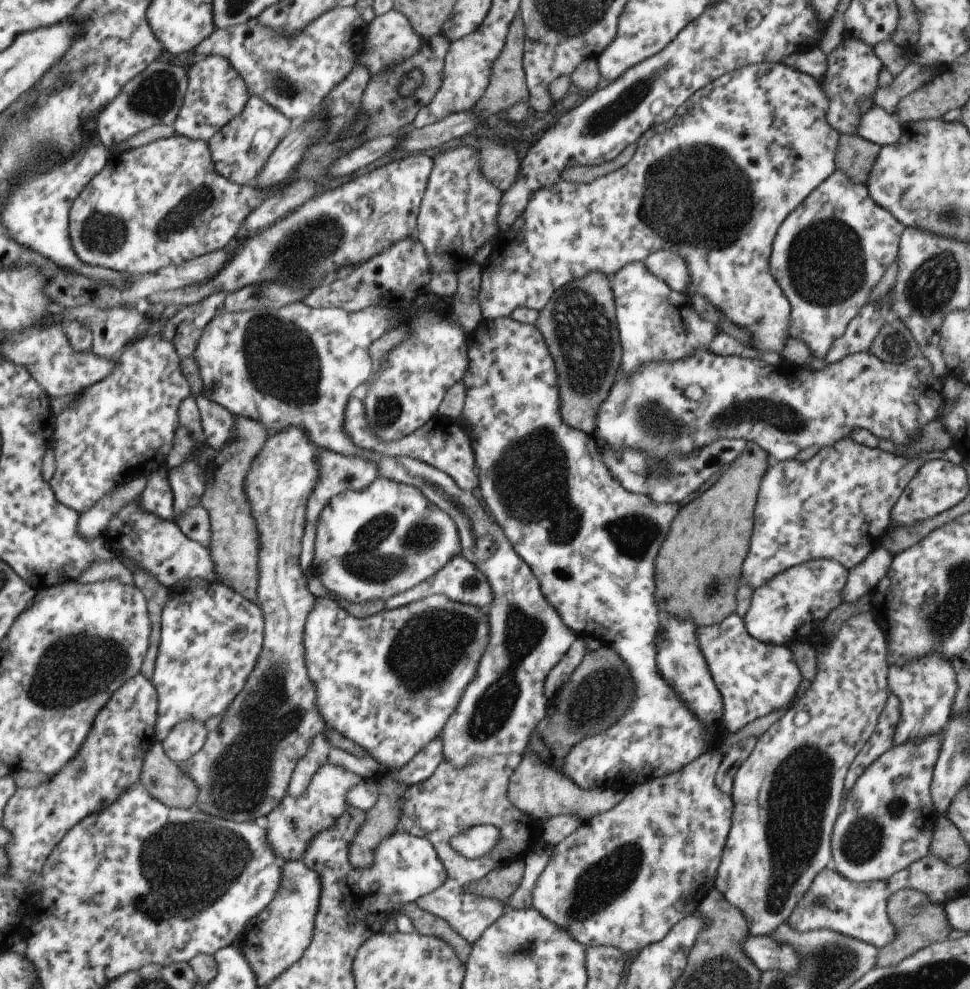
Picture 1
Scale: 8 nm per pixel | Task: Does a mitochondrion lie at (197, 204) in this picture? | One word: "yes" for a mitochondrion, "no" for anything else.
yes

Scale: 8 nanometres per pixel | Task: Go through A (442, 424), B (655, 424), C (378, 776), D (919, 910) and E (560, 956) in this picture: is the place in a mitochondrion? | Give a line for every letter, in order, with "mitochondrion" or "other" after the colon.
A: other
B: mitochondrion
C: other
D: mitochondrion
E: mitochondrion

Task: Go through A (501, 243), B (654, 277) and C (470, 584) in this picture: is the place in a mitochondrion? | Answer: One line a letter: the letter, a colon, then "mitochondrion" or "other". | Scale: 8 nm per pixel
A: other
B: other
C: mitochondrion

